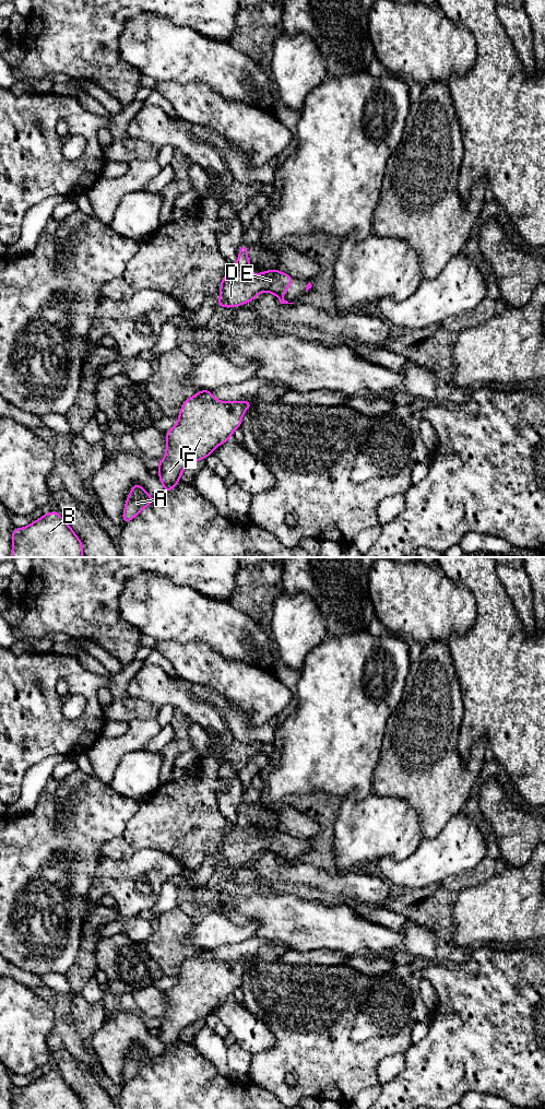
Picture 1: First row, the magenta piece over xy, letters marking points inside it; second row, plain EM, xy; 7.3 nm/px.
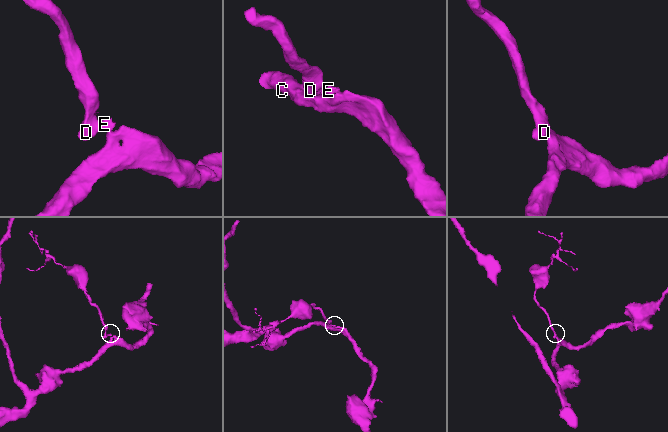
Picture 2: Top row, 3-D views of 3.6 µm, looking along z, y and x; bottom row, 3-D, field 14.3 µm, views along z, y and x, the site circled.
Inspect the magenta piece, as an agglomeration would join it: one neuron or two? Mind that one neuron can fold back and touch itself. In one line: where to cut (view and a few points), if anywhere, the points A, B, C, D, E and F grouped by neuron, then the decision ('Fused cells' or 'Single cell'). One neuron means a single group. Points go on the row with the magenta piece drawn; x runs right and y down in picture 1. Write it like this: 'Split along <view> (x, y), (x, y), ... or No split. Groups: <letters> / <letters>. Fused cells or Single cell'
No split. Groups: A B C D E F. Single cell

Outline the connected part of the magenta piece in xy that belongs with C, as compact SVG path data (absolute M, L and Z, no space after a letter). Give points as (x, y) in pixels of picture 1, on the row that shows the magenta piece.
M199 390L197 394L183 401L178 414L178 422L166 434L166 451L164 459L157 462L159 474L157 477L164 485L164 494L170 492L180 481L182 470L193 465L201 459L206 459L213 450L220 445L229 440L233 432L241 426L242 415L253 403L250 400L239 401L220 401L216 400L212 390Z

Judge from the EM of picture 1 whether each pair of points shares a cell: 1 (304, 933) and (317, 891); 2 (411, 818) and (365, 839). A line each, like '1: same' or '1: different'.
1: different
2: same

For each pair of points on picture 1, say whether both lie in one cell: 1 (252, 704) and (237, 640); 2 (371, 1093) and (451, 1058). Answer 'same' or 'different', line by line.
1: different
2: different

